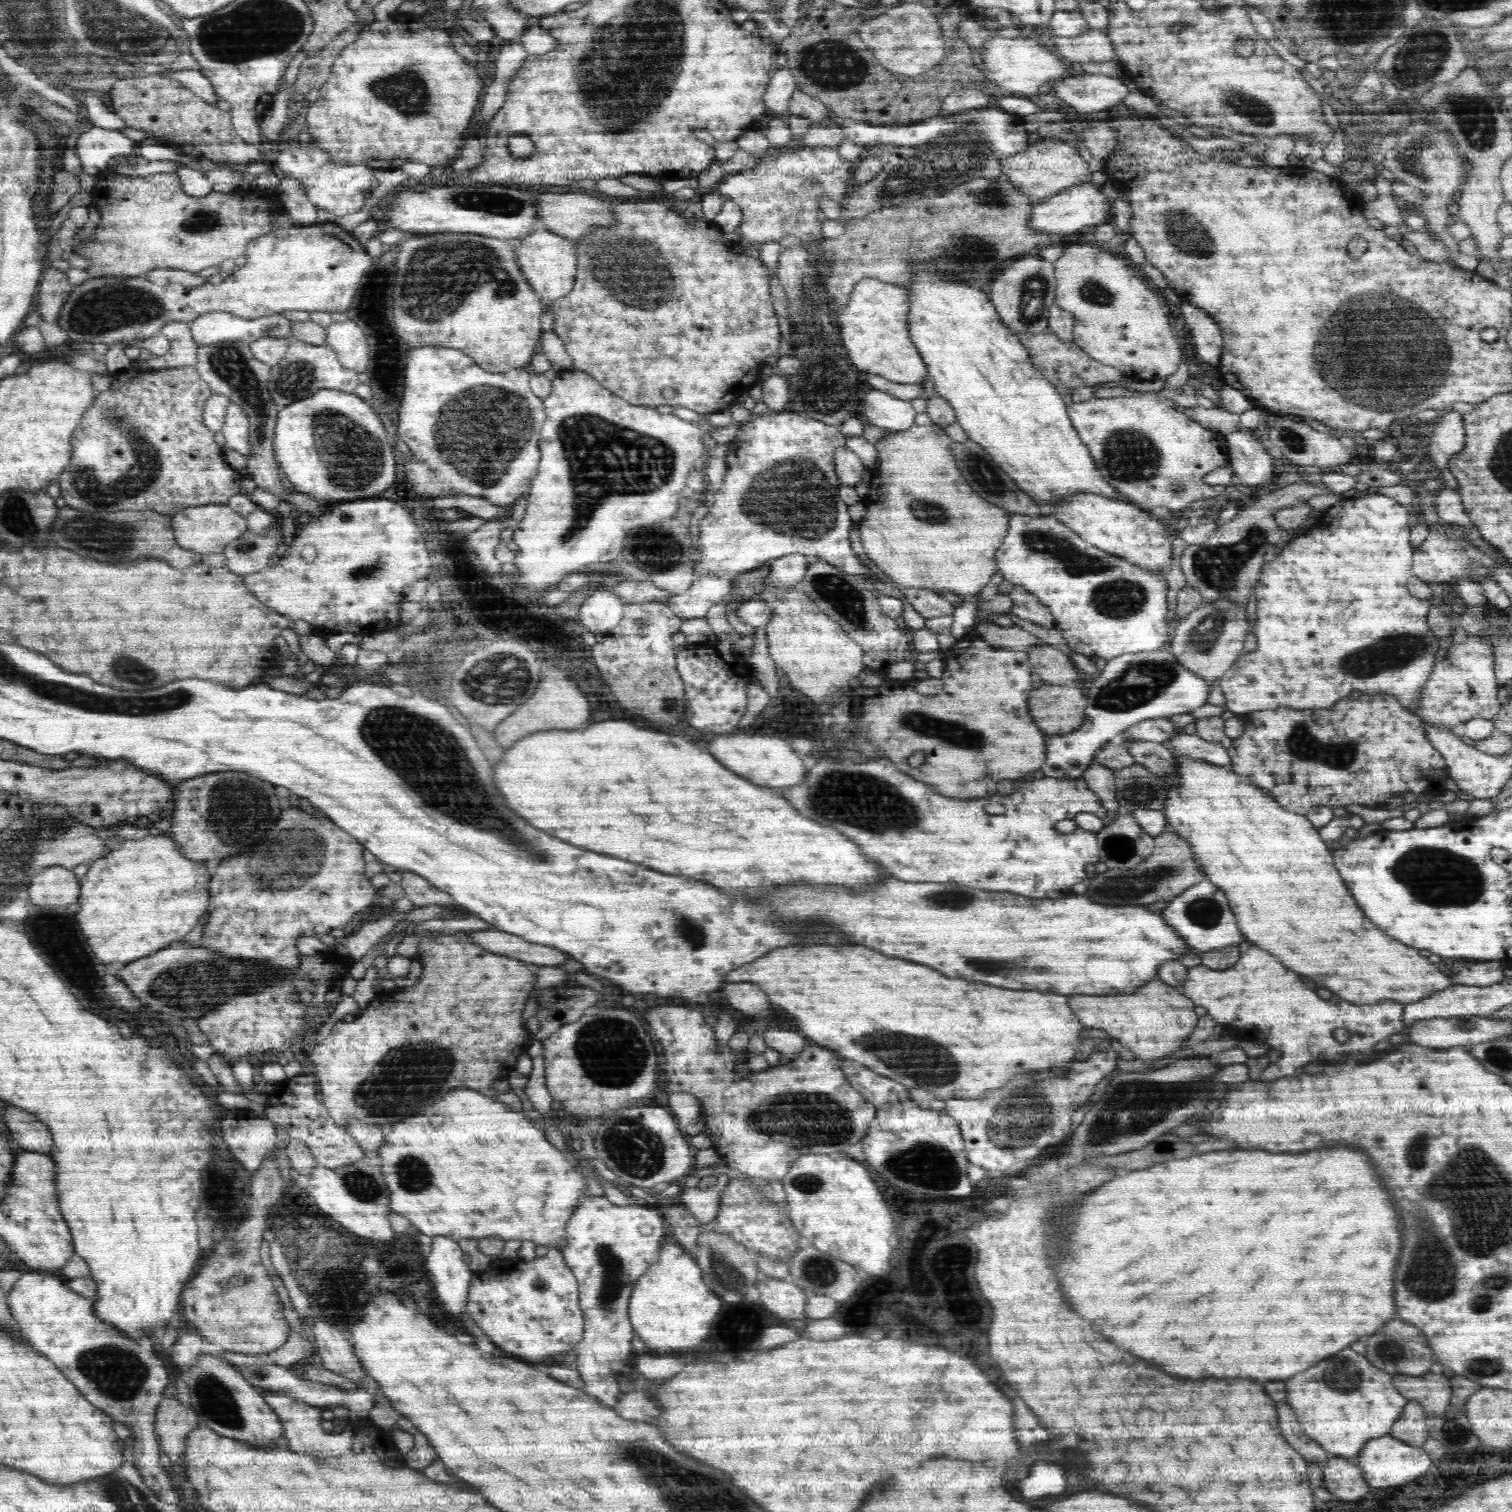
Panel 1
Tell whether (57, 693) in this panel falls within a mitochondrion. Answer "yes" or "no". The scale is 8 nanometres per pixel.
yes

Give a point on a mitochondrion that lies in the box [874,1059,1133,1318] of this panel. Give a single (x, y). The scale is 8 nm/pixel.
(1038, 1109)

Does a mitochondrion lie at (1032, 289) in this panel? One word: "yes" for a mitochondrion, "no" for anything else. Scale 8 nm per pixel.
yes

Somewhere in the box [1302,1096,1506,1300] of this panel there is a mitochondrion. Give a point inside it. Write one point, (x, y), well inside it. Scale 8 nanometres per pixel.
(1416, 1153)

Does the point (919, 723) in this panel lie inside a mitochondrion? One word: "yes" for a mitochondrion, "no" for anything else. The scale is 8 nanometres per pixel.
yes

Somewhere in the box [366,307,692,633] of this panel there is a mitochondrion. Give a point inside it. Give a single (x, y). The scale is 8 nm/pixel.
(635, 463)

